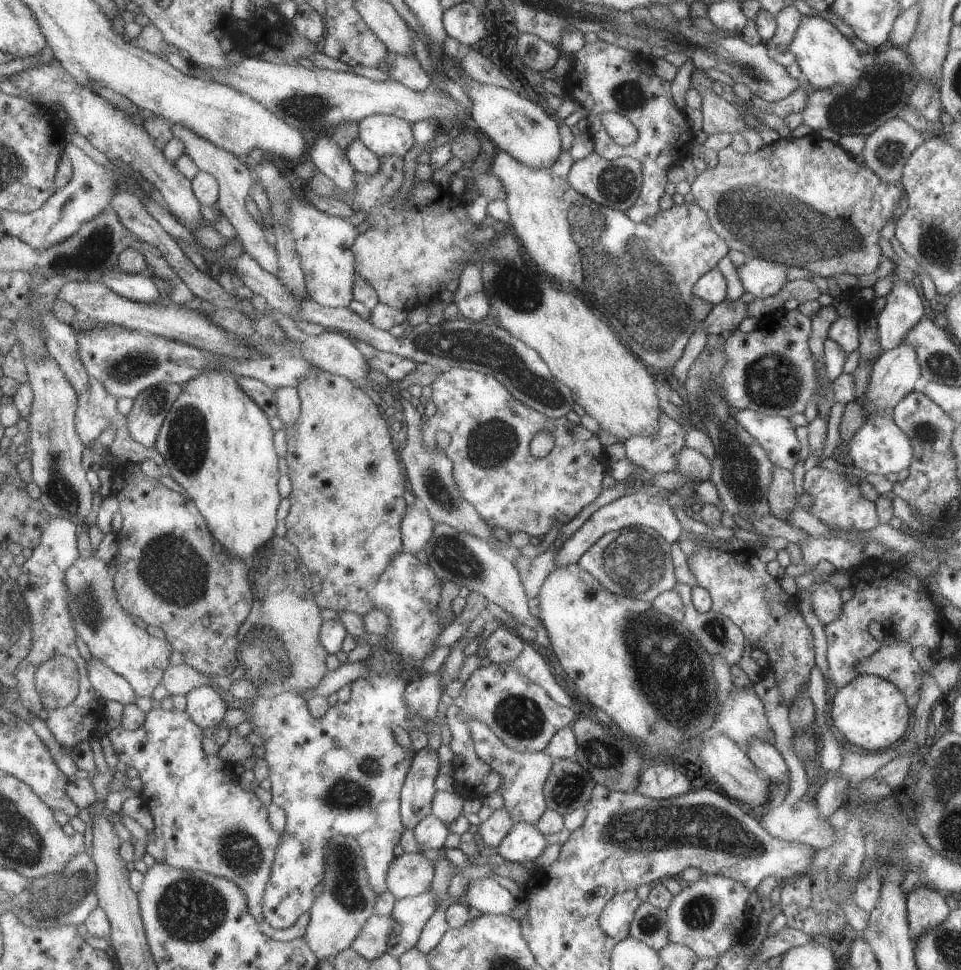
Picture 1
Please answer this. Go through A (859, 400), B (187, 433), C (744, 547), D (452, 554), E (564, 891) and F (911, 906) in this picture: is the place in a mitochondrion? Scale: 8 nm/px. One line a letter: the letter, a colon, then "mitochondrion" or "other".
A: other
B: mitochondrion
C: other
D: mitochondrion
E: other
F: other

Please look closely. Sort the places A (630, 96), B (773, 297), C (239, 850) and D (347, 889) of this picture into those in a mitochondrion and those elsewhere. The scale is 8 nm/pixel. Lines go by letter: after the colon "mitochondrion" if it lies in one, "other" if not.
A: mitochondrion
B: other
C: mitochondrion
D: mitochondrion

